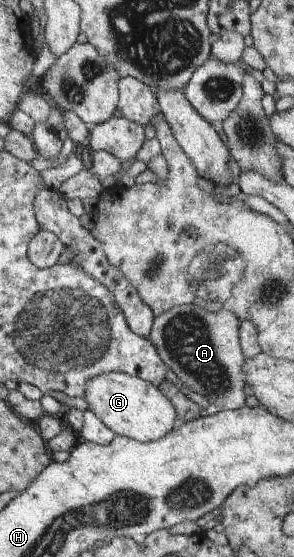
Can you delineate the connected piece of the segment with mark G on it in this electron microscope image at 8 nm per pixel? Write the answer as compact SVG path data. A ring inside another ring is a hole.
M108 372L87 382L85 396L88 409L116 435L147 442L165 436L177 426L177 409L162 390L141 377Z

